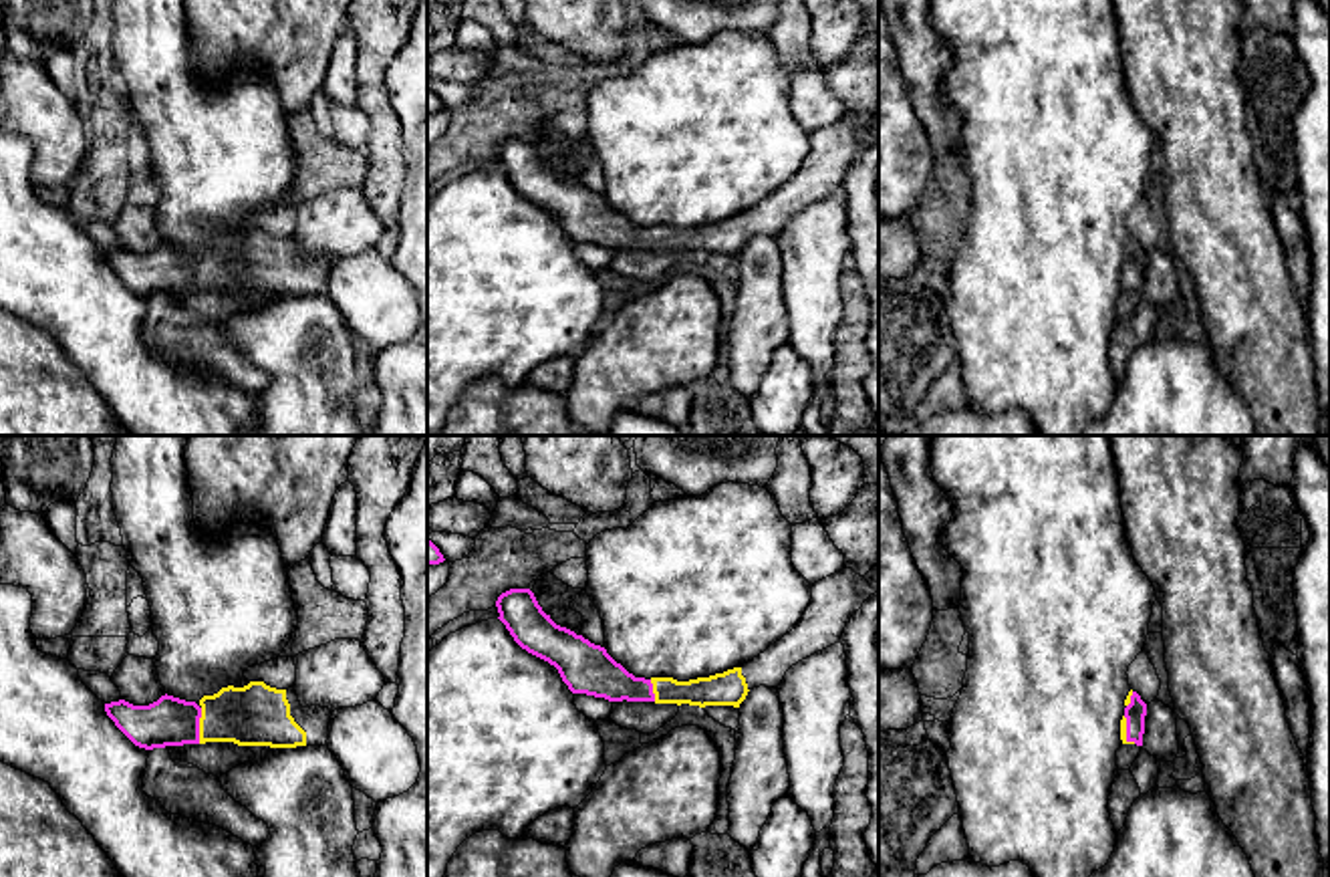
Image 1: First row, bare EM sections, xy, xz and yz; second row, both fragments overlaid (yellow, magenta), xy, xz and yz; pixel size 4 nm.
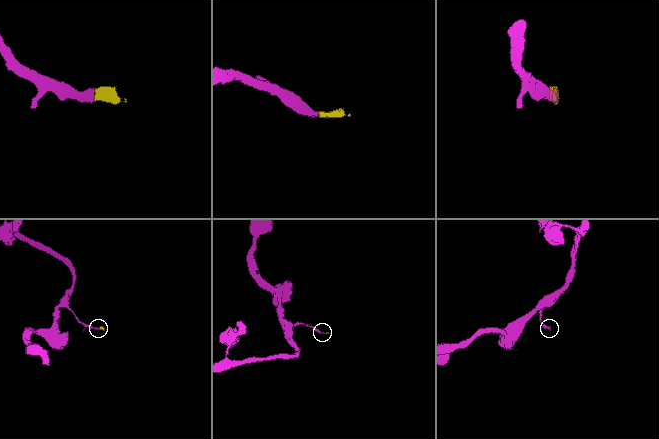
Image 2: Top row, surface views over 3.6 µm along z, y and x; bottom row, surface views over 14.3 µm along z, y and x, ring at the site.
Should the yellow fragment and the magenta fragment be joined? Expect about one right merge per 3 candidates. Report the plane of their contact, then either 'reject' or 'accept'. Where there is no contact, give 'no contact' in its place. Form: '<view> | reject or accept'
xy | accept

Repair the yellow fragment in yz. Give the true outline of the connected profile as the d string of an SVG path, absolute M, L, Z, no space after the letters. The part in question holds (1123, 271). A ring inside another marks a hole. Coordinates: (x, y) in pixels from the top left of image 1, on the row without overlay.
M1130 238L1124 254L1124 264L1120 268L1120 288L1122 292L1143 294L1147 252L1137 240Z

